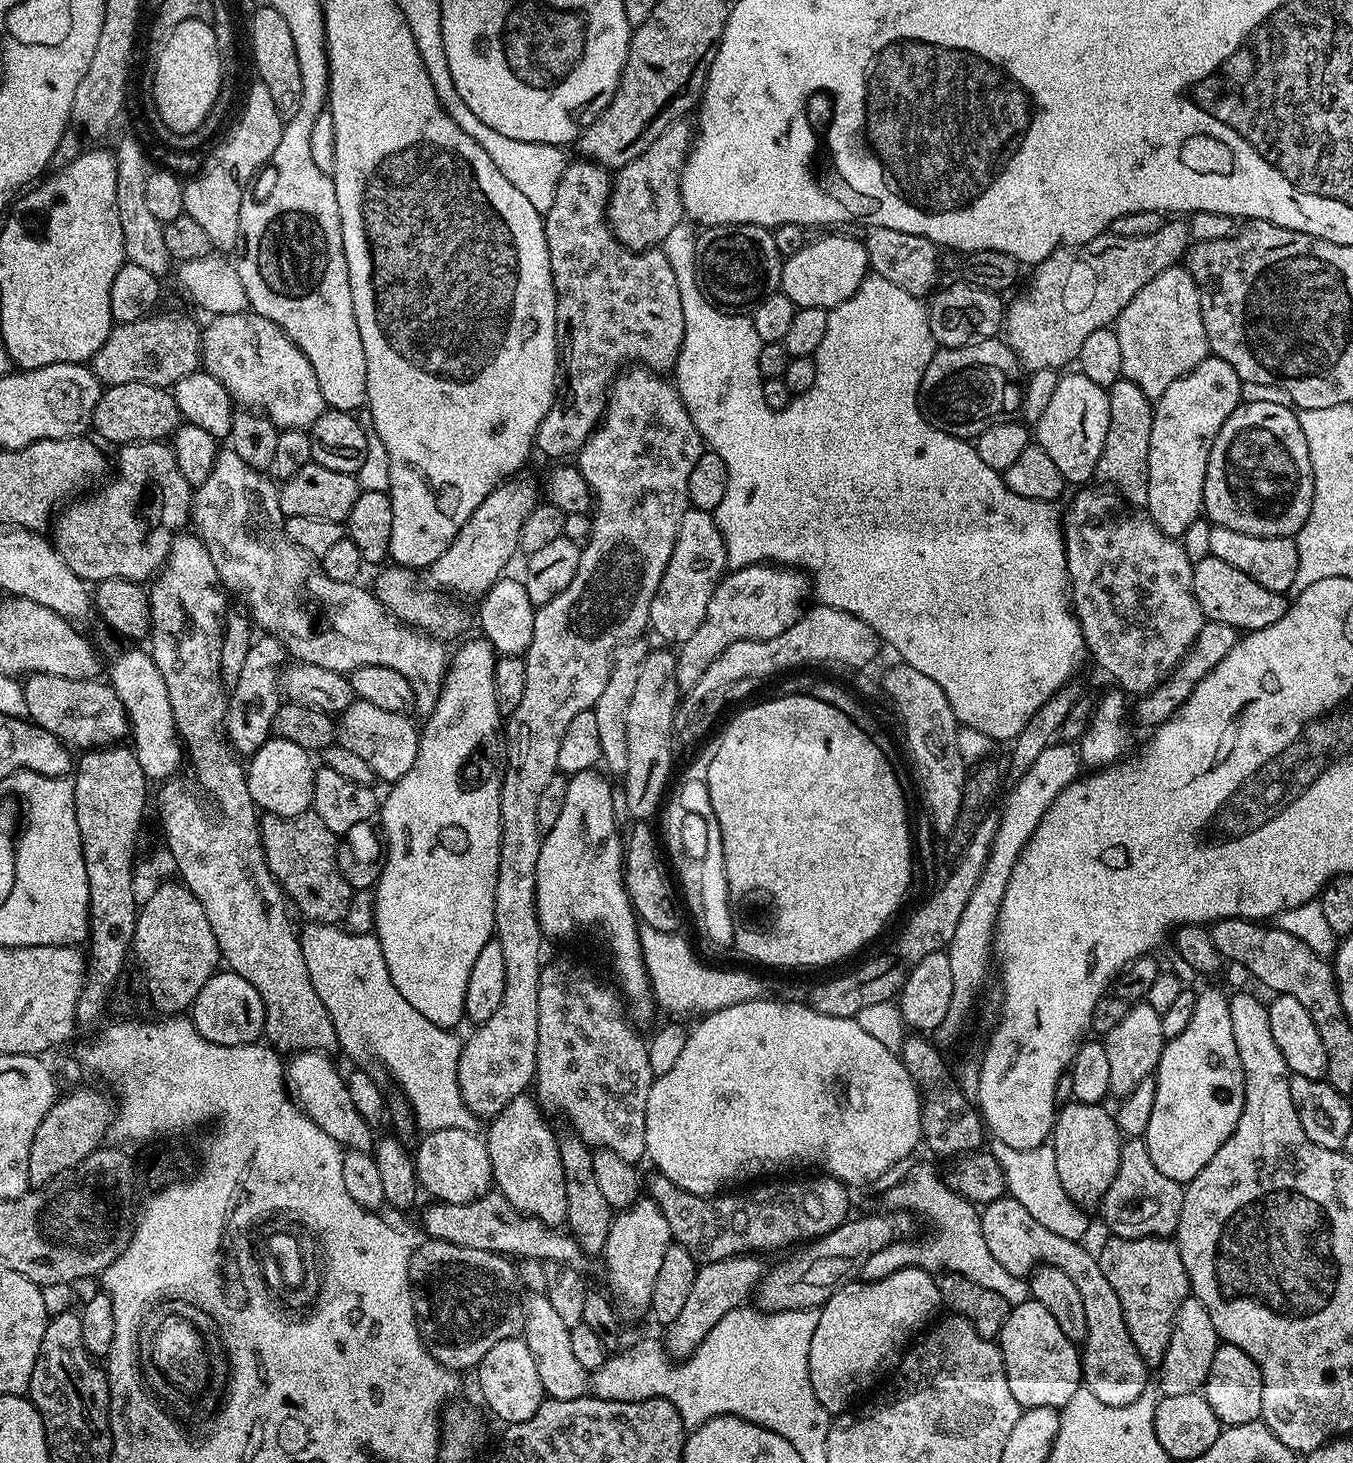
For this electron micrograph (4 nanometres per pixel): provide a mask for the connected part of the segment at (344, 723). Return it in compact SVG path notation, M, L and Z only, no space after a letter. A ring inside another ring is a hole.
M359 698L353 699L352 705L339 713L338 743L353 754L358 754L358 758L363 758L370 770L374 770L377 781L398 781L406 774L406 770L414 766L420 745L417 725L415 728L408 719L403 712L382 710L382 706L374 706Z

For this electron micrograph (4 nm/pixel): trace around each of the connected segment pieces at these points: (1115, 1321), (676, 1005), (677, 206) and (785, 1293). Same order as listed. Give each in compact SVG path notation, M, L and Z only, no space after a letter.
M1009 1194L998 1198L994 1202L983 1205L980 1212L980 1225L982 1226L982 1238L986 1238L986 1247L990 1254L1015 1276L1027 1277L1037 1266L1044 1265L1050 1268L1062 1270L1066 1278L1078 1286L1078 1294L1082 1294L1082 1306L1086 1306L1086 1338L1082 1342L1082 1380L1083 1383L1106 1406L1130 1406L1141 1394L1144 1388L1149 1387L1150 1369L1145 1364L1142 1354L1138 1354L1138 1348L1130 1338L1130 1330L1126 1330L1126 1318L1122 1318L1122 1302L1118 1302L1118 1294L1114 1294L1114 1286L1106 1282L1106 1274L1102 1274L1102 1266L1095 1255L1092 1256L1083 1248L1084 1244L1079 1240L1062 1238L1059 1234L1054 1234L1051 1230L1032 1217L1021 1202Z
M641 927L640 949L657 1009L703 1018L711 1012L725 1010L726 1006L738 1006L765 995L764 984L754 973L743 972L740 968L711 968L703 964L682 937L680 932Z
M684 118L670 122L649 148L615 173L606 209L608 225L612 227L617 242L632 252L646 252L663 245L666 234L685 219L680 175L694 139L693 125L688 122Z
M884 1210L881 1216L856 1216L844 1221L842 1226L838 1226L830 1234L820 1236L817 1240L799 1247L789 1260L784 1260L781 1264L776 1264L767 1269L759 1284L756 1285L754 1293L755 1307L762 1312L781 1312L782 1310L806 1310L815 1308L817 1310L824 1307L824 1303L831 1298L842 1286L853 1283L860 1276L862 1266L891 1244L898 1244L901 1240L913 1235L909 1226L911 1220L905 1213L898 1210Z

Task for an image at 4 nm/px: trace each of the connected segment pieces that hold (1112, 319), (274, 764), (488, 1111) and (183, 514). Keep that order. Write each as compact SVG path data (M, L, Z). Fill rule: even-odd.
M1169 219L1154 234L1145 236L1114 236L1105 234L1096 236L1090 242L1077 244L1075 248L1059 247L1054 254L1050 254L1041 264L1031 269L1032 281L1028 289L1017 298L1013 304L1009 303L1002 325L1003 339L1012 347L1012 353L1020 359L1021 369L1029 373L1038 370L1054 368L1064 370L1068 363L1079 361L1080 351L1089 334L1094 330L1115 325L1118 314L1126 306L1130 306L1130 298L1150 282L1150 278L1158 278L1162 270L1177 267L1185 259L1190 247L1188 225L1183 219Z
M273 735L257 752L251 753L246 764L250 798L261 813L269 816L297 816L309 811L314 798L316 768L313 757L298 742Z
M643 366L629 367L613 380L604 419L580 447L578 467L594 497L590 542L580 550L578 570L570 586L535 609L533 640L523 657L526 691L522 694L522 702L518 702L518 710L507 717L502 732L502 838L498 854L498 886L494 894L494 939L502 946L502 959L506 962L506 988L502 990L498 1010L475 1029L476 1033L469 1040L463 1041L458 1058L462 1102L477 1118L496 1116L507 1104L514 1102L514 1098L525 1095L536 1079L538 986L542 967L540 943L546 940L536 917L536 879L542 839L537 817L540 795L550 778L558 774L558 750L562 747L566 726L570 726L570 718L595 708L598 698L602 698L616 648L627 640L645 635L650 602L654 602L658 582L662 582L666 562L670 562L682 514L686 514L690 507L690 470L694 470L694 462L698 462L705 451L704 439L698 434L675 383Z
M144 440L141 444L125 444L117 452L120 453L116 456L116 477L101 492L93 491L88 494L93 496L85 495L83 498L73 499L67 506L61 507L50 528L50 533L52 532L50 540L56 553L64 559L66 566L70 566L70 570L74 570L74 574L78 574L78 578L82 578L85 582L99 582L106 578L126 578L137 582L151 581L164 566L164 559L168 557L173 536L177 535L190 520L190 486L186 478L182 478L182 470L178 470L178 462L167 443L159 440Z

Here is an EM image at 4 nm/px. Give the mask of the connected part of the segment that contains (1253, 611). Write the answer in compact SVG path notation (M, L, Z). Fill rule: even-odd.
M1207 556L1192 566L1194 582L1194 598L1198 598L1198 606L1205 617L1214 622L1226 622L1226 626L1234 626L1241 633L1257 632L1266 626L1274 626L1282 614L1286 614L1290 600L1285 593L1266 590L1259 582L1254 582L1250 574L1242 574L1234 566L1222 562L1222 558Z

